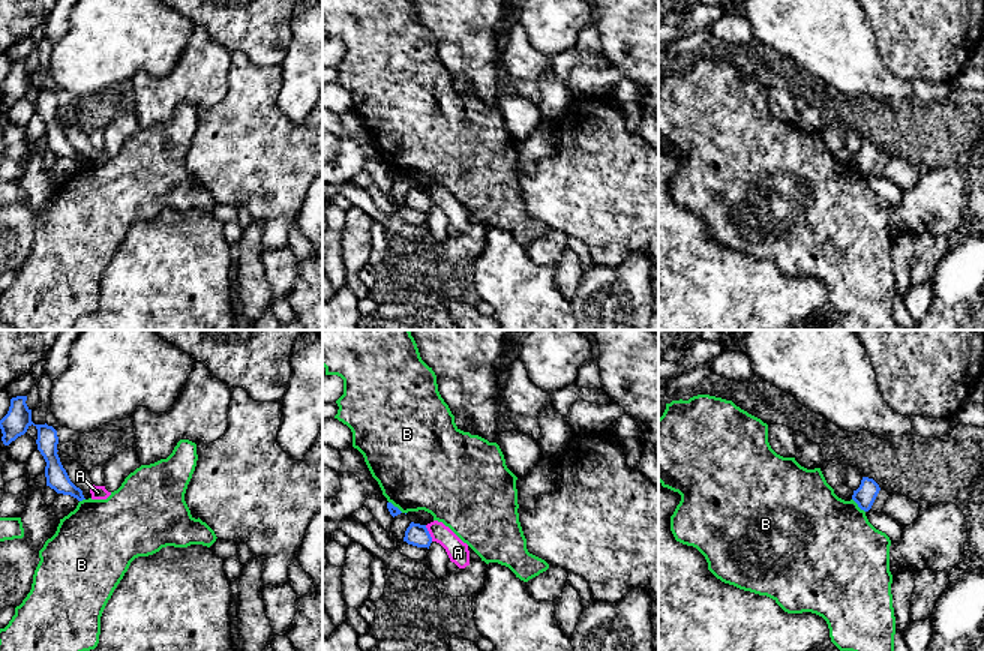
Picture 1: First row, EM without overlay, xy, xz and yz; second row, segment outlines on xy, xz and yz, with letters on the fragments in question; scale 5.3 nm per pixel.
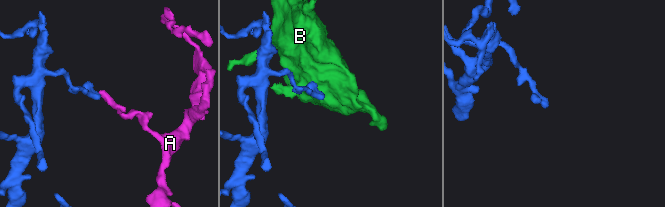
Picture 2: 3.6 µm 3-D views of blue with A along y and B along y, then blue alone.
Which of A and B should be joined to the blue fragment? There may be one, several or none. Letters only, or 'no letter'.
no letter

